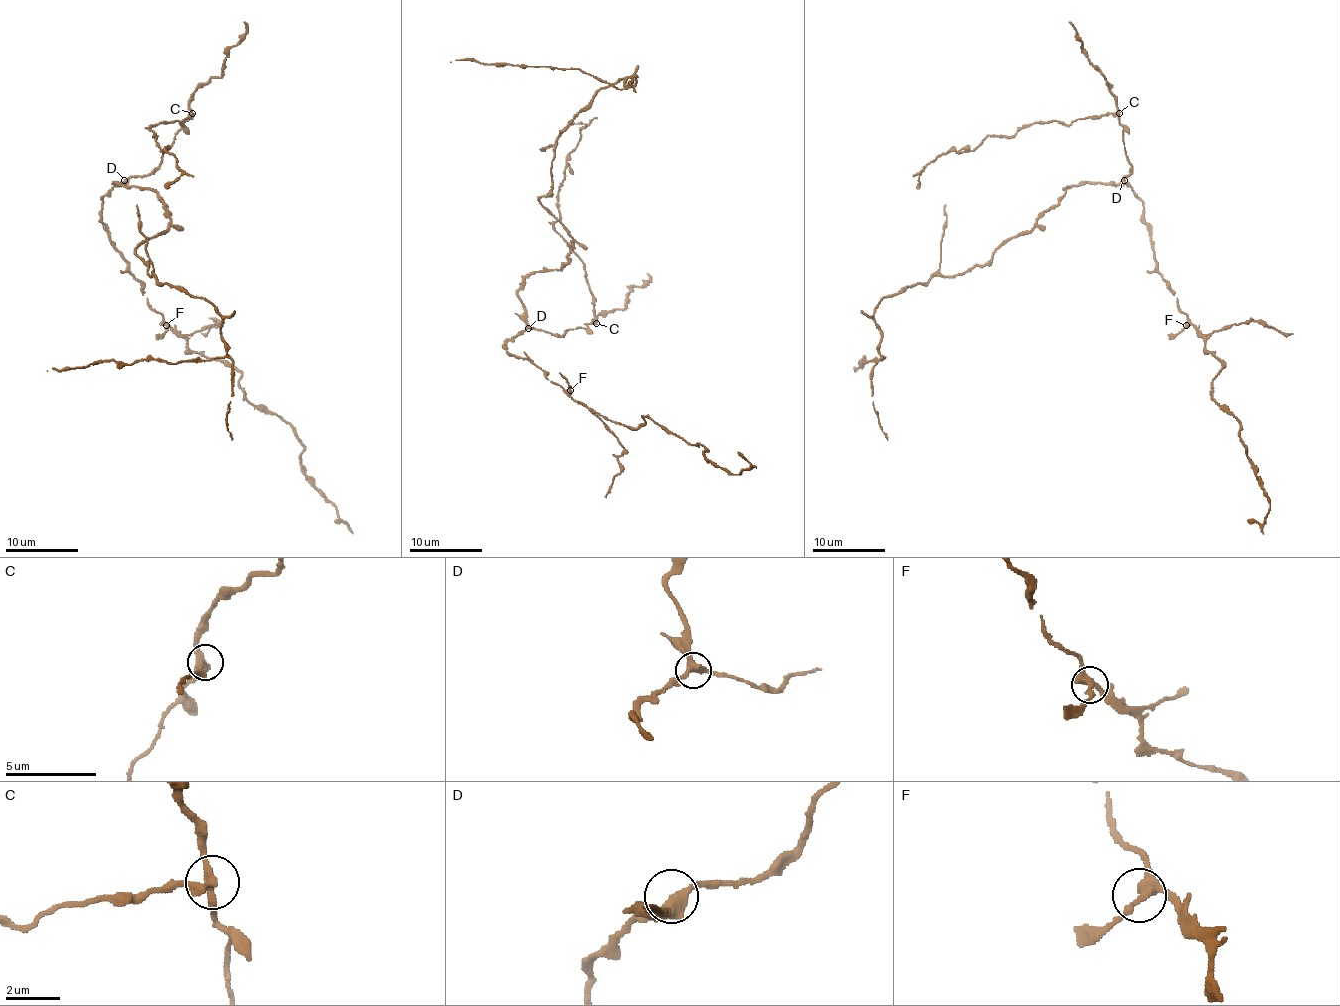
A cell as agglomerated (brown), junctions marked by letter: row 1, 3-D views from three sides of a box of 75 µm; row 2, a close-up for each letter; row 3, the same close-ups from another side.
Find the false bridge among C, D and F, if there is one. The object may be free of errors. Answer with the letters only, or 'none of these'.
C

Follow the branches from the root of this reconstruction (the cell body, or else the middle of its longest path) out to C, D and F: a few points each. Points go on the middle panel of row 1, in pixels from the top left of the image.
C: (521, 286), (517, 297), (524, 310), (524, 321), (537, 330), (562, 335), (566, 330), (584, 328), (595, 323)
D: (521, 286), (517, 297), (522, 304), (528, 328)
F: (521, 286), (517, 297), (526, 326), (506, 343), (506, 350), (531, 361), (546, 379), (570, 390)

